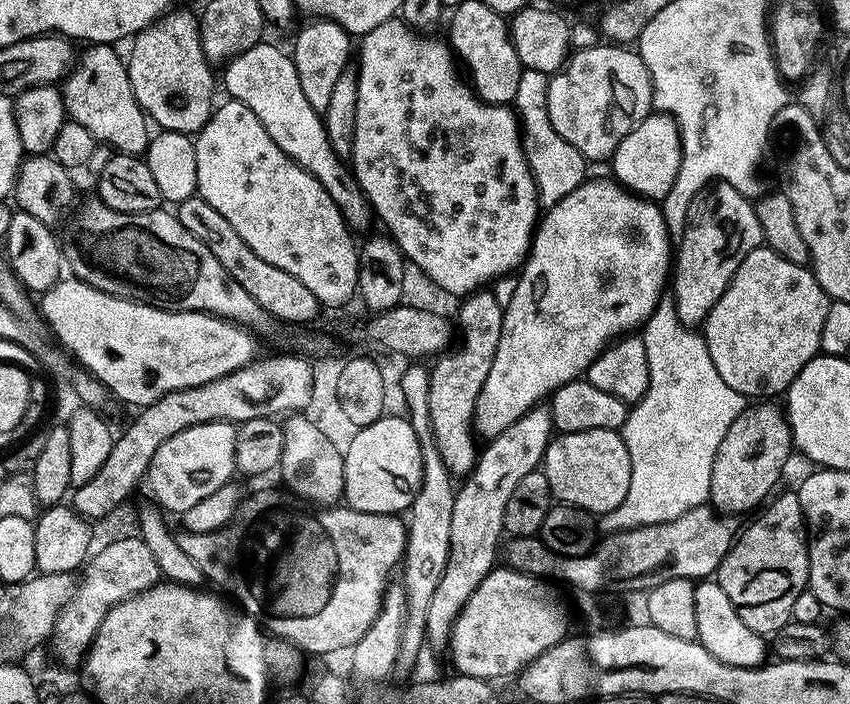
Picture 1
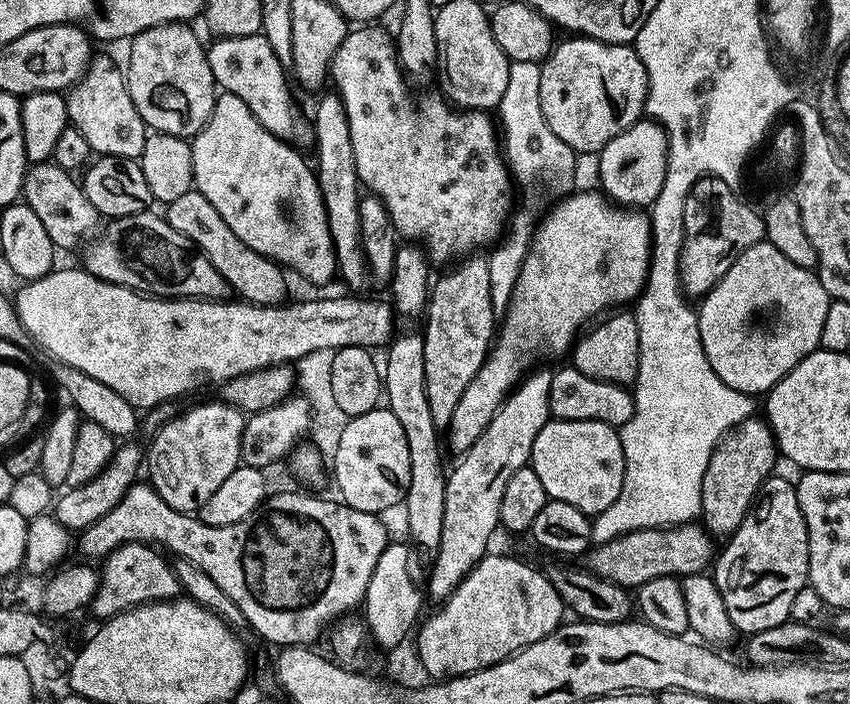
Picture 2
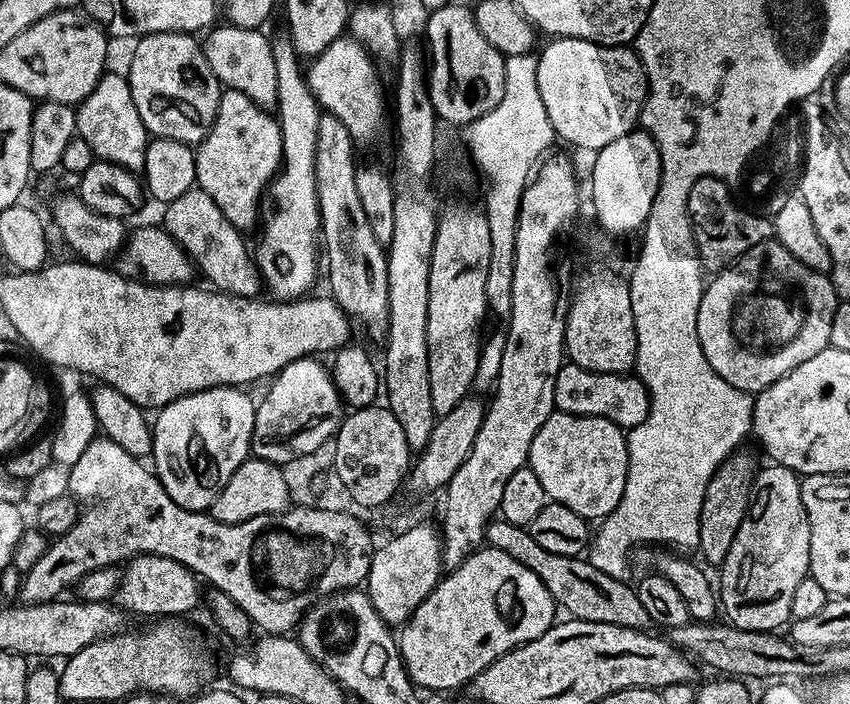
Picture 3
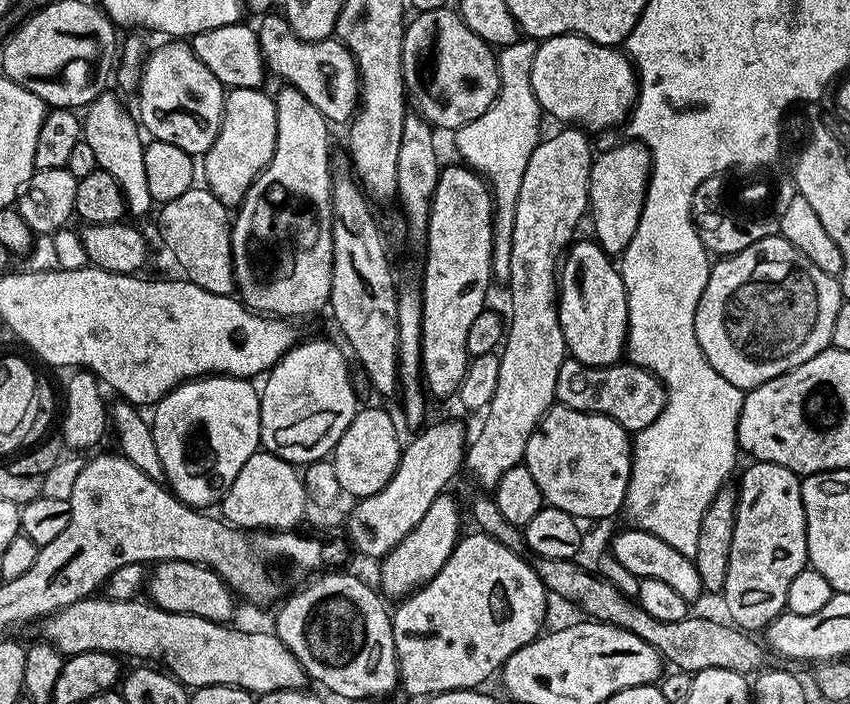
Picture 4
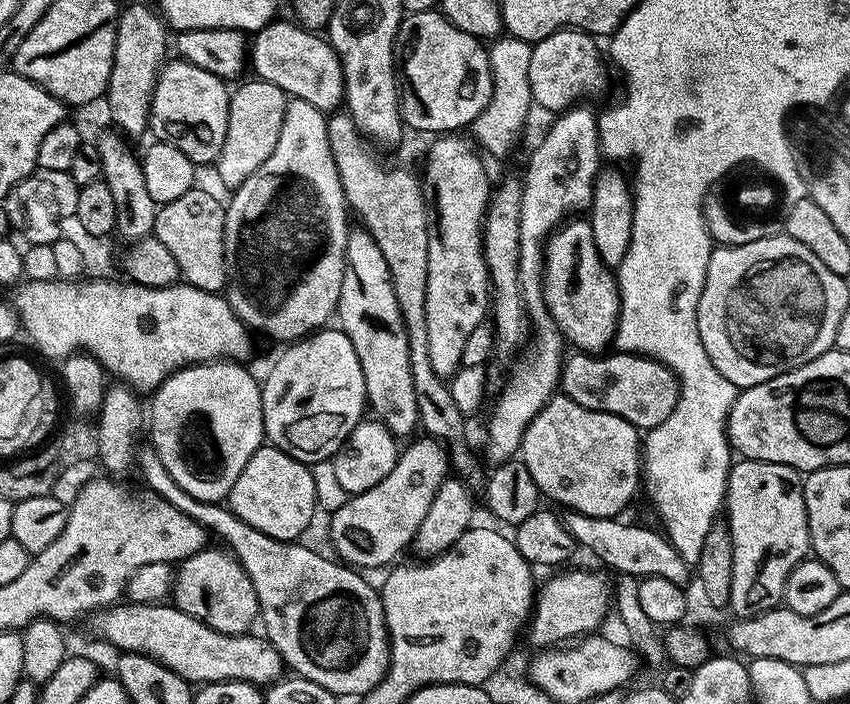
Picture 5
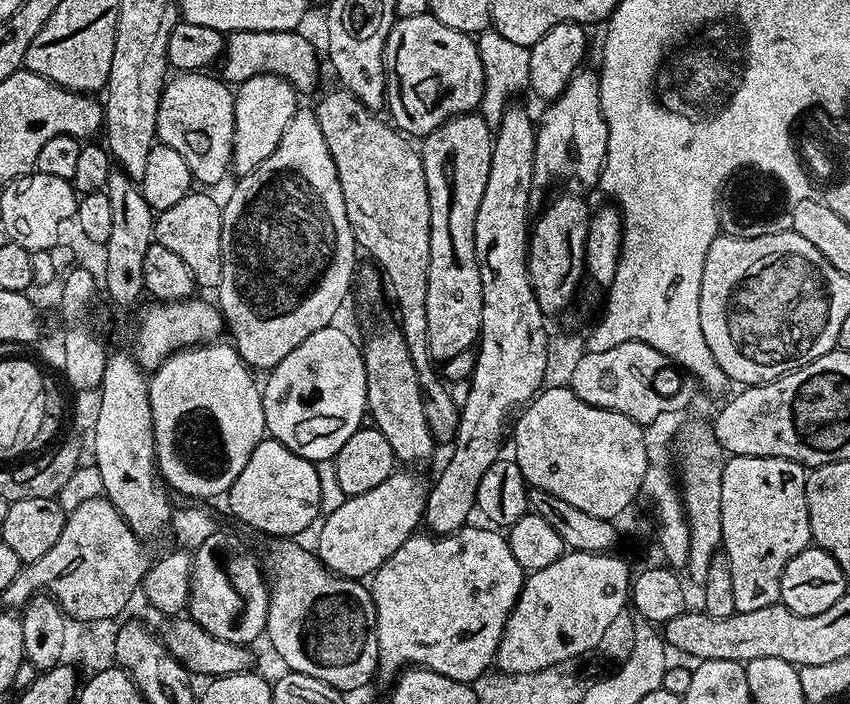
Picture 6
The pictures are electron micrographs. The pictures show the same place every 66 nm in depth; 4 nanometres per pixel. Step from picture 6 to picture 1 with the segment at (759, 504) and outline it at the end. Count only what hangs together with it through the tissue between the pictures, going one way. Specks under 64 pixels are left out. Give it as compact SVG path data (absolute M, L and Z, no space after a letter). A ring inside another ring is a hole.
M795 491L775 496L755 513L757 516L753 518L752 525L735 537L732 549L722 558L720 567L714 573L722 590L726 590L726 598L730 598L730 602L742 610L750 630L761 634L775 634L784 627L792 611L793 593L808 583L808 538L799 497Z

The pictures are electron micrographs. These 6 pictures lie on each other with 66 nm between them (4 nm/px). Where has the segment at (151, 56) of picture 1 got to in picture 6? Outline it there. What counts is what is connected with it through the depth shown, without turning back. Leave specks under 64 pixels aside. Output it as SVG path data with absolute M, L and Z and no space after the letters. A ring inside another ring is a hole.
M207 71L182 72L173 75L164 85L158 106L156 135L159 143L170 146L186 158L193 181L200 186L216 184L232 168L234 146L233 89L223 79L208 76Z

